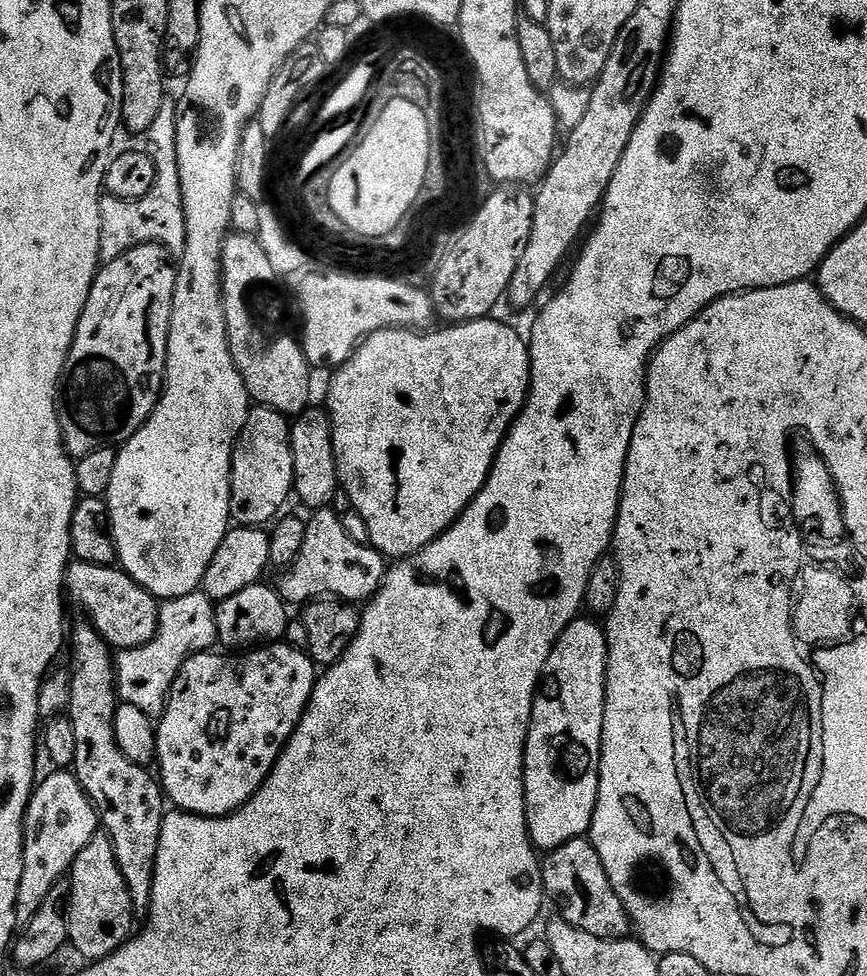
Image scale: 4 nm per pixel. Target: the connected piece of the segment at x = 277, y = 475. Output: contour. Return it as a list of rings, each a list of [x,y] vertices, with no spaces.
[[[249,407],[248,417],[236,440],[236,449],[232,451],[232,520],[245,528],[271,525],[285,511],[284,503],[294,492],[293,482],[294,454],[289,417],[273,408]]]

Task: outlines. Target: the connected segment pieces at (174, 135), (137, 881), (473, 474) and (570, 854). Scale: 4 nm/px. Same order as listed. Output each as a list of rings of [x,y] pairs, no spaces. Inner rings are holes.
[[[165,95],[162,106],[158,109],[158,114],[154,117],[154,123],[150,125],[150,130],[146,134],[148,140],[147,154],[156,167],[156,181],[150,190],[150,194],[134,200],[118,199],[113,196],[103,195],[100,199],[100,238],[99,256],[101,263],[108,263],[121,257],[122,254],[139,245],[148,243],[160,243],[171,255],[179,256],[185,250],[185,206],[182,200],[182,178],[178,168],[178,100],[175,95]]]
[[[83,622],[70,632],[70,652],[72,648],[72,672],[68,685],[68,706],[66,715],[74,726],[74,738],[78,750],[74,750],[74,771],[86,794],[92,800],[100,817],[103,831],[107,832],[114,842],[114,854],[118,858],[118,866],[122,870],[122,878],[126,878],[126,886],[130,890],[132,907],[136,910],[146,910],[152,901],[154,886],[154,866],[158,854],[158,842],[162,822],[166,815],[166,797],[161,785],[154,779],[148,768],[138,766],[122,754],[114,736],[114,714],[118,703],[116,690],[116,661],[113,649],[96,632],[96,627],[90,622]]]
[[[496,319],[468,320],[465,324],[444,326],[441,332],[383,328],[361,340],[355,354],[331,373],[332,381],[328,384],[326,411],[328,417],[332,419],[334,458],[340,475],[340,488],[343,495],[344,492],[348,495],[353,510],[360,515],[360,520],[368,531],[367,543],[385,558],[403,558],[420,552],[427,544],[437,540],[464,513],[466,506],[470,506],[470,502],[487,482],[492,464],[500,452],[501,442],[508,437],[516,415],[524,409],[524,404],[528,401],[532,363],[527,339],[523,335],[520,337],[510,325]]]
[[[591,839],[571,840],[566,846],[558,846],[543,857],[542,867],[544,891],[560,903],[564,911],[561,912],[562,918],[570,926],[603,940],[622,940],[633,931],[632,921],[610,886],[602,858],[598,858],[598,850],[594,850]]]

